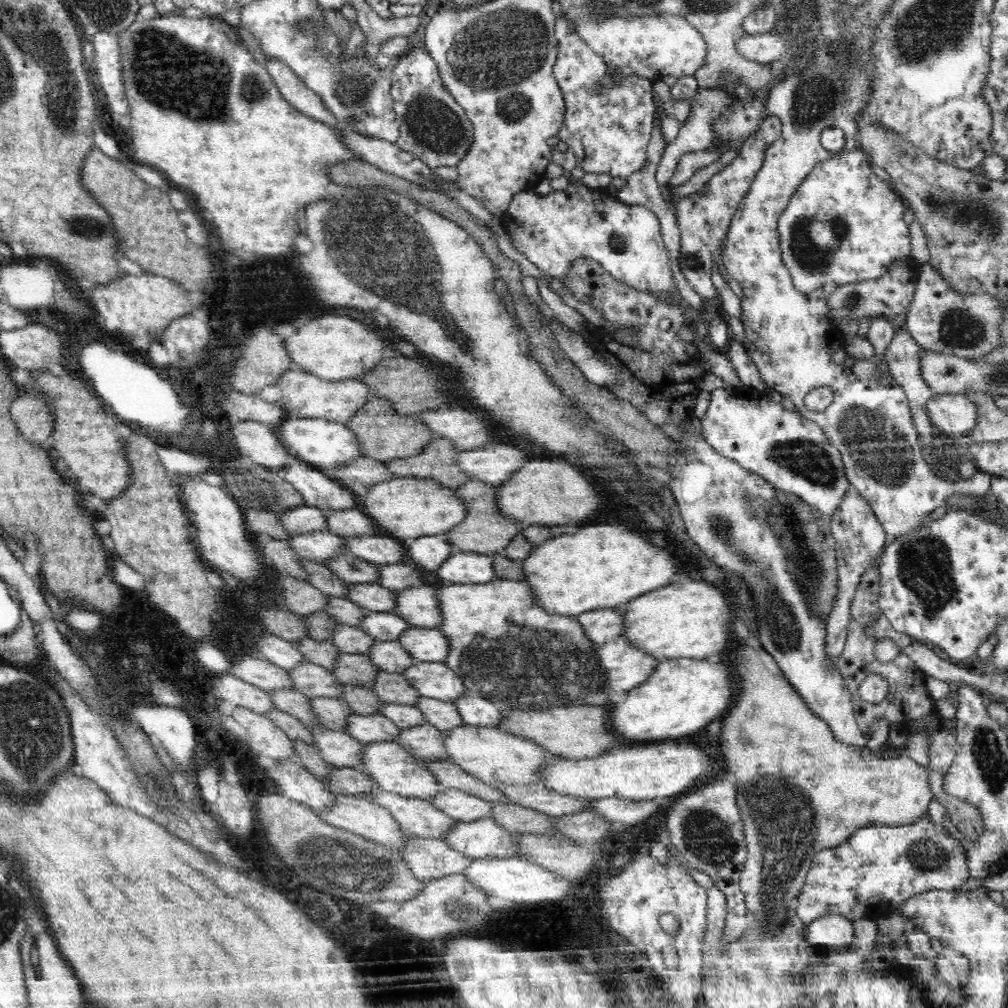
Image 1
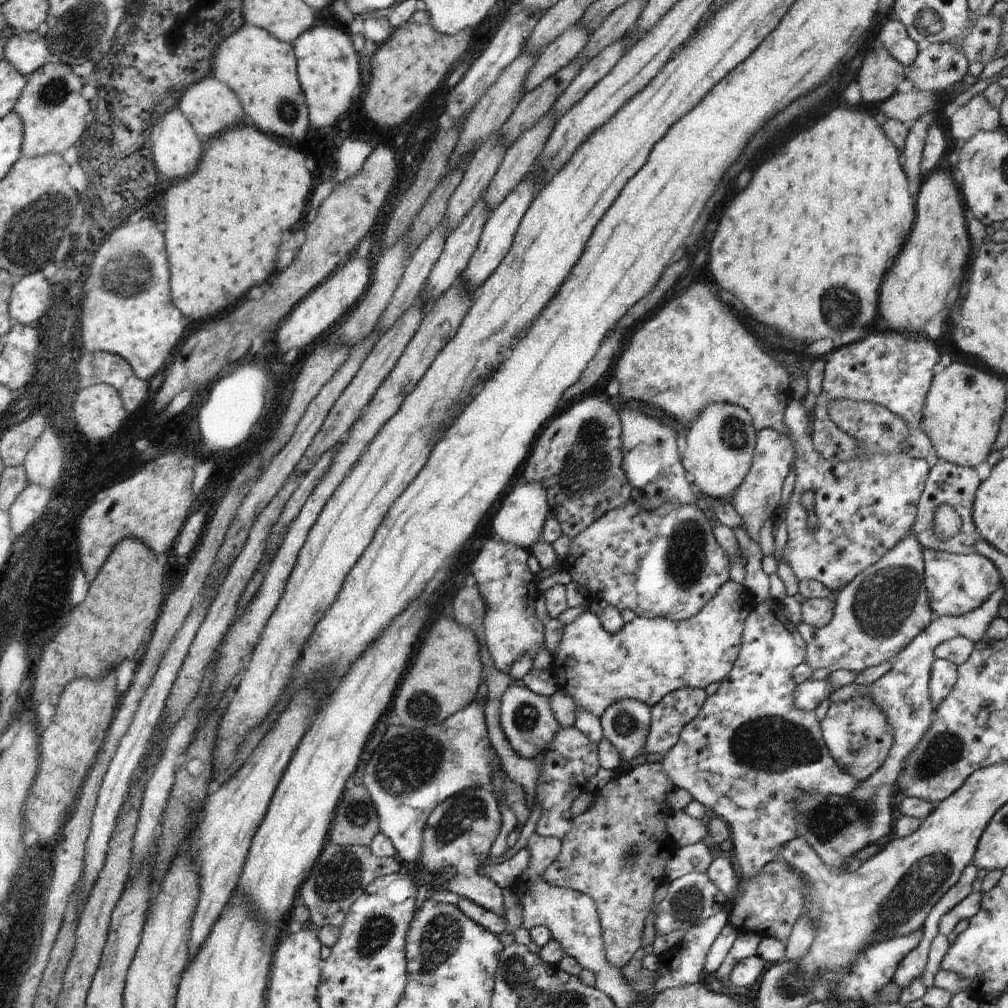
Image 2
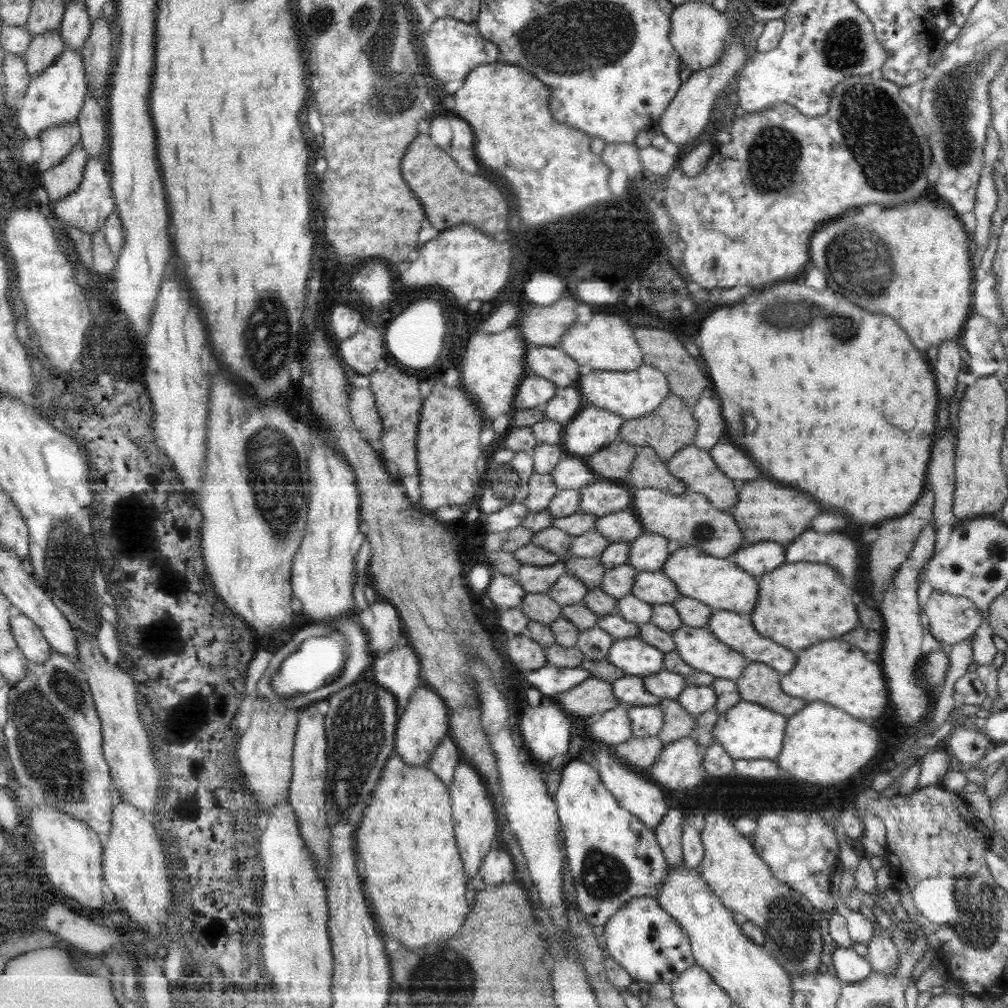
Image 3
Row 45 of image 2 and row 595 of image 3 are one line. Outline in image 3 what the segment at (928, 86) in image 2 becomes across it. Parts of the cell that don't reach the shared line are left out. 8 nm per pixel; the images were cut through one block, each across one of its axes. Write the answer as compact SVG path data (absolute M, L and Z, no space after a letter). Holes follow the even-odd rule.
M933 593L920 608L925 613L932 636L948 648L968 640L983 622L974 602L964 596Z

